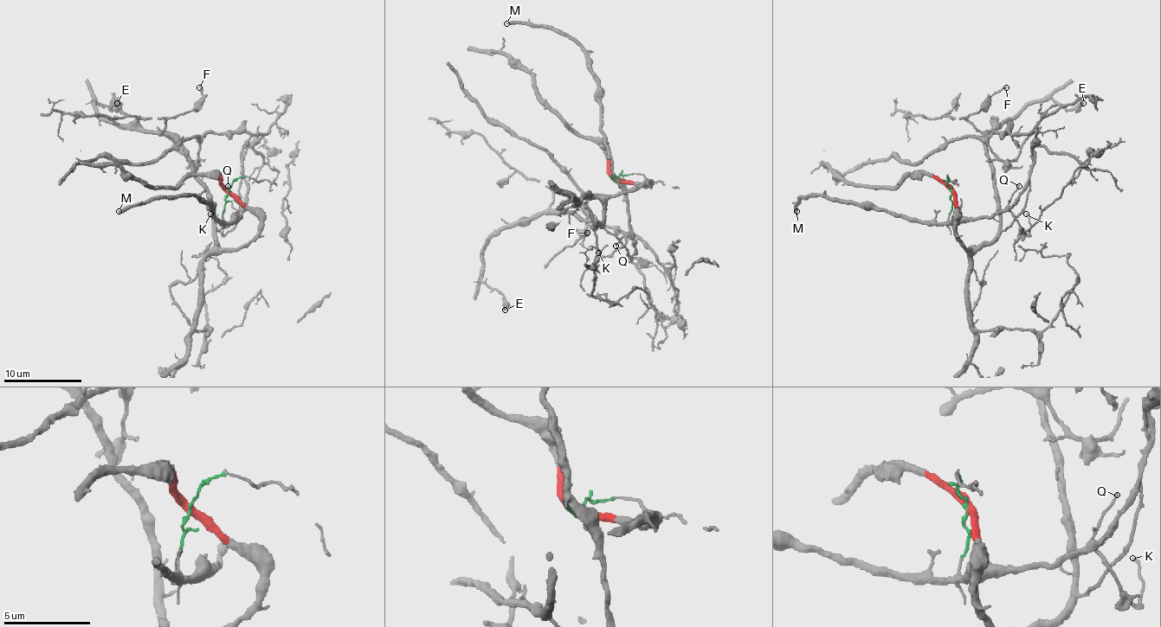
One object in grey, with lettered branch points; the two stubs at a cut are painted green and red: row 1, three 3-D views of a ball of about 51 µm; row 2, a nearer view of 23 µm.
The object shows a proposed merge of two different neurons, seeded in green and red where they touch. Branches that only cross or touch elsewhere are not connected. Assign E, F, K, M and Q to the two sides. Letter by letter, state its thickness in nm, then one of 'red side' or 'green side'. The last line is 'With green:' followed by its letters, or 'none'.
E: calibre 500 nm; red side
F: calibre 120 nm; red side
K: calibre 120 nm; green side
M: calibre 320 nm; green side
Q: calibre 110 nm; green side
With green: K, M, Q

